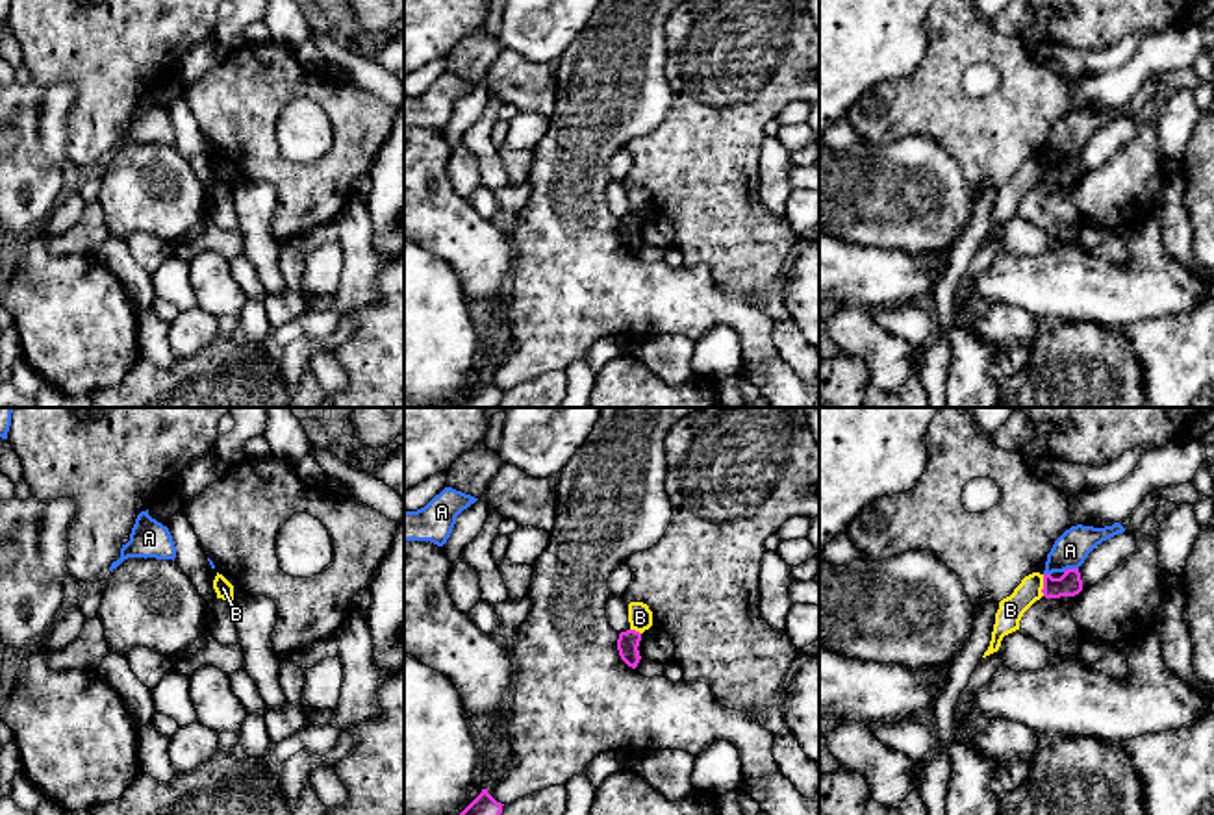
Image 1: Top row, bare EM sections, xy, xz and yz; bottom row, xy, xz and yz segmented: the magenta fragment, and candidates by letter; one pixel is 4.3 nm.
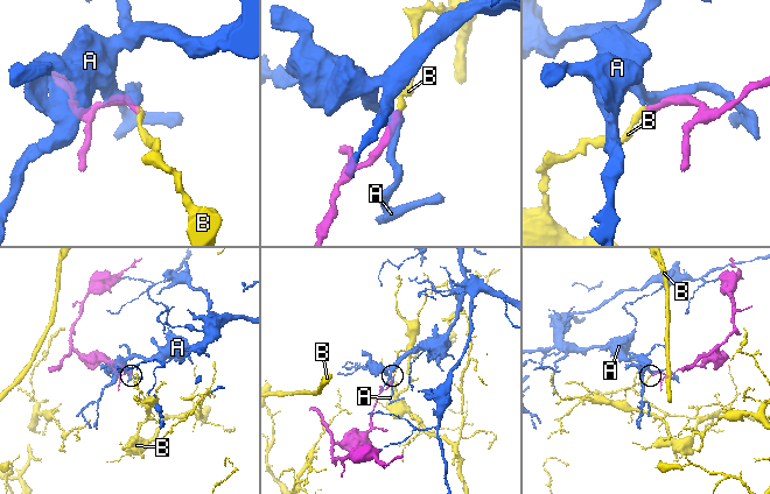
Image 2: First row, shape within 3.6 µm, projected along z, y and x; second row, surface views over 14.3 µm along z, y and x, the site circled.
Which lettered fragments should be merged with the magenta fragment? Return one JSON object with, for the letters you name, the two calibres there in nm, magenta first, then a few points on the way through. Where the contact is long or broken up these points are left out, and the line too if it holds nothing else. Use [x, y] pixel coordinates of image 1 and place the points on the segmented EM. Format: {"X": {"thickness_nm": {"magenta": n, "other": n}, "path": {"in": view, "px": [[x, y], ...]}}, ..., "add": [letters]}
{"add": []}

